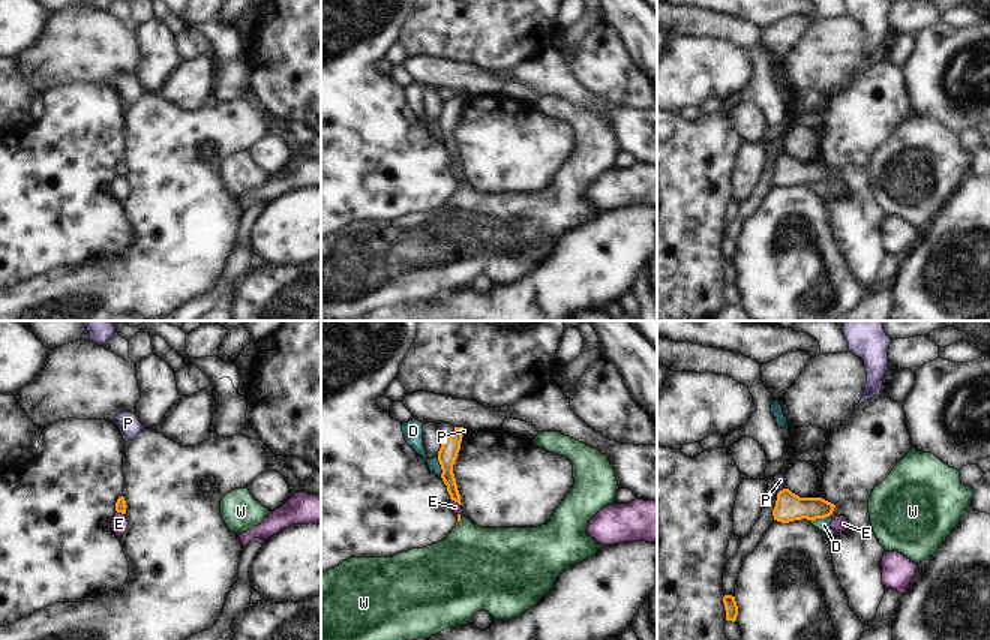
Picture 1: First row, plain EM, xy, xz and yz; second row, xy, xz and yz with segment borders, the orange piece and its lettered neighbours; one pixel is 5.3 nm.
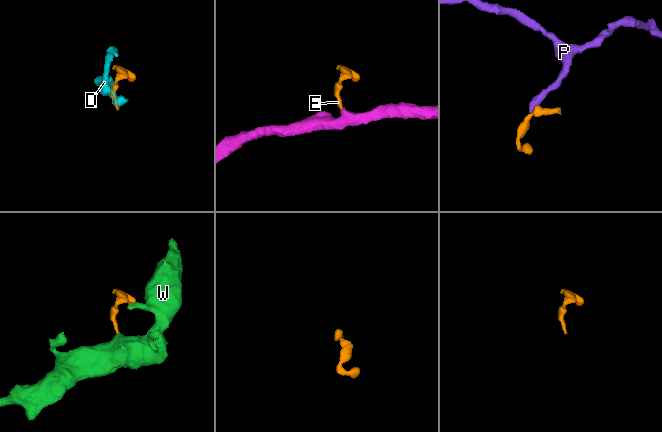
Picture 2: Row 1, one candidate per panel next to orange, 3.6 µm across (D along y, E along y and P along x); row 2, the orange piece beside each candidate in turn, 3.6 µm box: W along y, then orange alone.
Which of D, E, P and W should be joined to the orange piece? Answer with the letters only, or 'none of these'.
W

